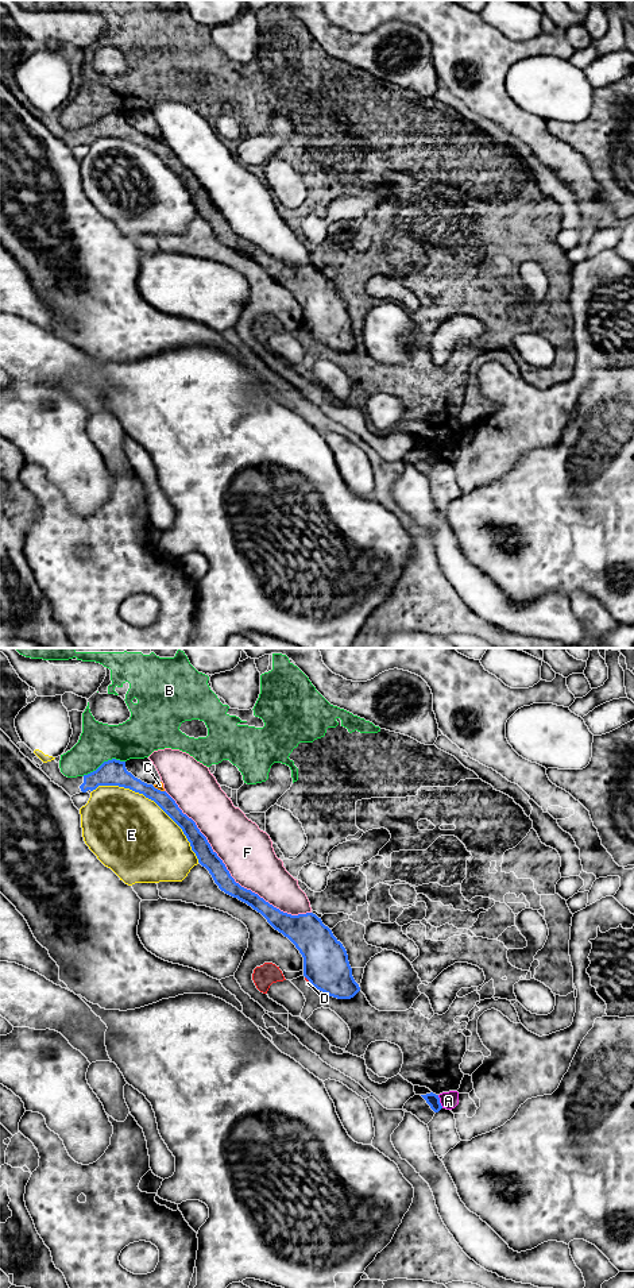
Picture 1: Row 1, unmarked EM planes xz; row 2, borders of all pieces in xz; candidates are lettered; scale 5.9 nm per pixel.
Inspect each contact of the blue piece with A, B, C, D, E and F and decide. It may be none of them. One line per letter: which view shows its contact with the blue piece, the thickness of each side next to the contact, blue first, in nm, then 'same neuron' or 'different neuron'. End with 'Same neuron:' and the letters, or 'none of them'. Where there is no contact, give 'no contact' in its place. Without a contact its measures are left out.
A: meets blue in xz; 80 nm thick on the blue side, 100 nm on the other; same neuron
B: meets blue in xz; 160 nm thick on the blue side, 240 nm on the other; different neuron
C: meets blue in xz; 130 nm thick on the blue side, 50 nm on the other; different neuron
D: meets blue in xz; 280 nm thick on the blue side, 30 nm on the other; same neuron
E: meets blue in xz; 120 nm thick on the blue side, 480 nm on the other; different neuron
F: meets blue in xz; 110 nm thick on the blue side, 300 nm on the other; different neuron
Same neuron: A, D

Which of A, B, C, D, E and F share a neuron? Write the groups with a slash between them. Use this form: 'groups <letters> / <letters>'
groups A D / B C F / E

